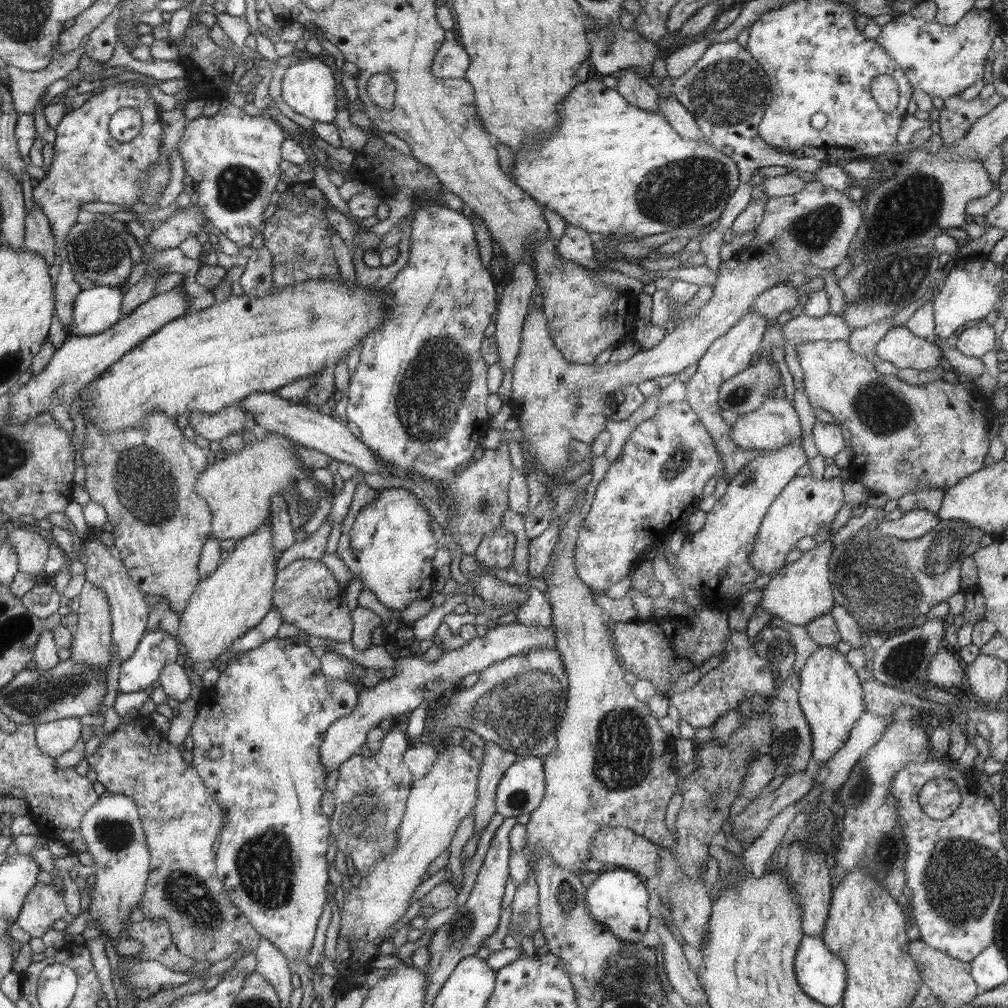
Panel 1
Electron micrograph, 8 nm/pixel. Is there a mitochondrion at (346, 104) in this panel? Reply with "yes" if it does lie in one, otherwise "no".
no

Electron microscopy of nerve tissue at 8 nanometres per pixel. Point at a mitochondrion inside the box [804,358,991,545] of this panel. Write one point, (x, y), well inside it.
(880, 409)

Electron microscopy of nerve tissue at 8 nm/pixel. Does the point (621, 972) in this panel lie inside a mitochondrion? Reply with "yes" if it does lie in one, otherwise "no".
yes

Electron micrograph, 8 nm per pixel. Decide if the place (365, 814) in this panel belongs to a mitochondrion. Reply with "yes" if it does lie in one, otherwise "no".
yes

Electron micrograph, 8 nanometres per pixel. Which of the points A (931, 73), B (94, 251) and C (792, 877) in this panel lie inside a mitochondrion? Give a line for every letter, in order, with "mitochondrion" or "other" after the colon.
A: other
B: mitochondrion
C: other

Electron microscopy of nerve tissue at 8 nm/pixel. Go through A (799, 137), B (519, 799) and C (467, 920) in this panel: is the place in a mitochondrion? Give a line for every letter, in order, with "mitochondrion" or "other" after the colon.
A: other
B: mitochondrion
C: mitochondrion

